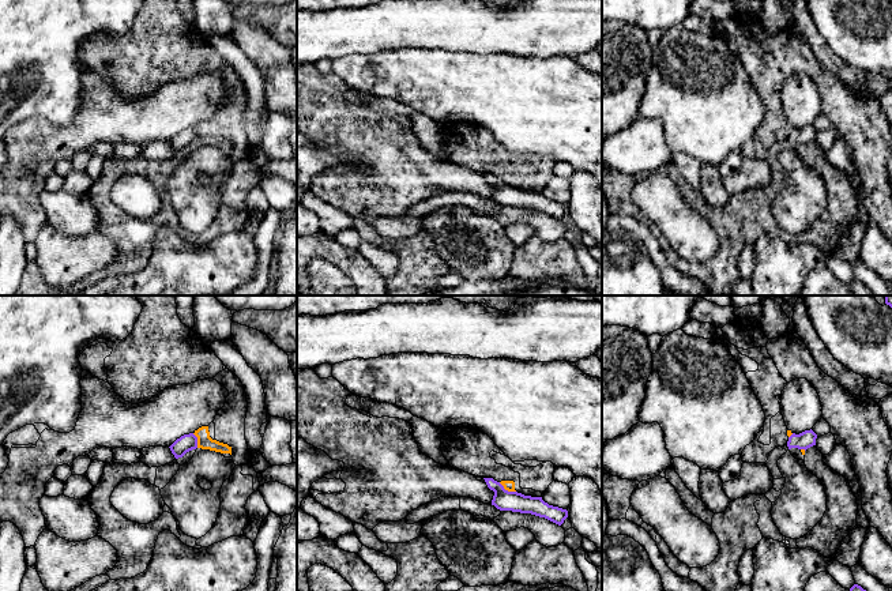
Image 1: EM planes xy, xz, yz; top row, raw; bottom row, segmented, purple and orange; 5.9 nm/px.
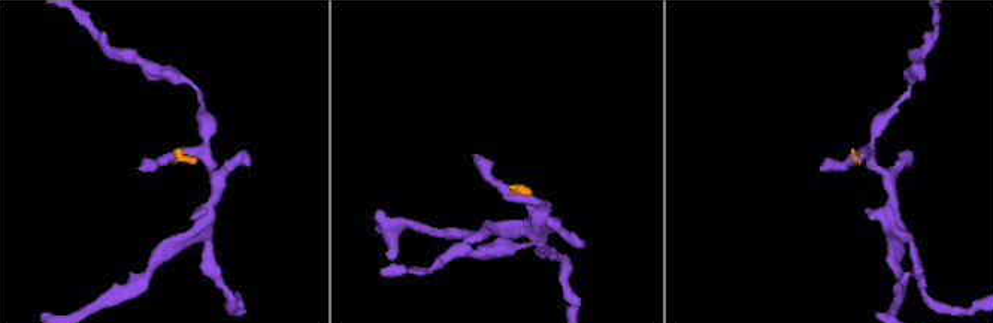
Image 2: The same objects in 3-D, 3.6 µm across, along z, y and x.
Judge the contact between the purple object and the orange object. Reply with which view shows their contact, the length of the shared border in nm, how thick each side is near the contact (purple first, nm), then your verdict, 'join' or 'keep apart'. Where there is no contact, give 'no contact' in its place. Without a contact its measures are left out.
xz | 120 nm | 120/60 nm | keep apart

